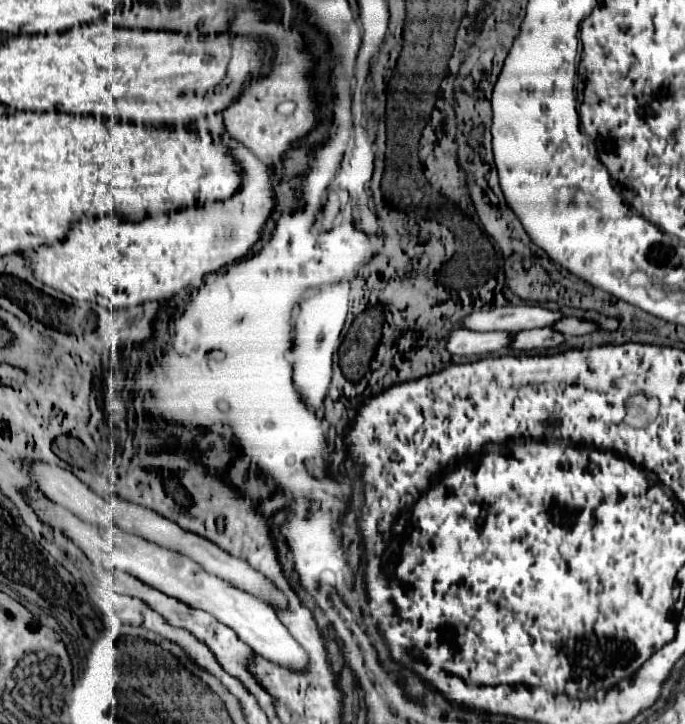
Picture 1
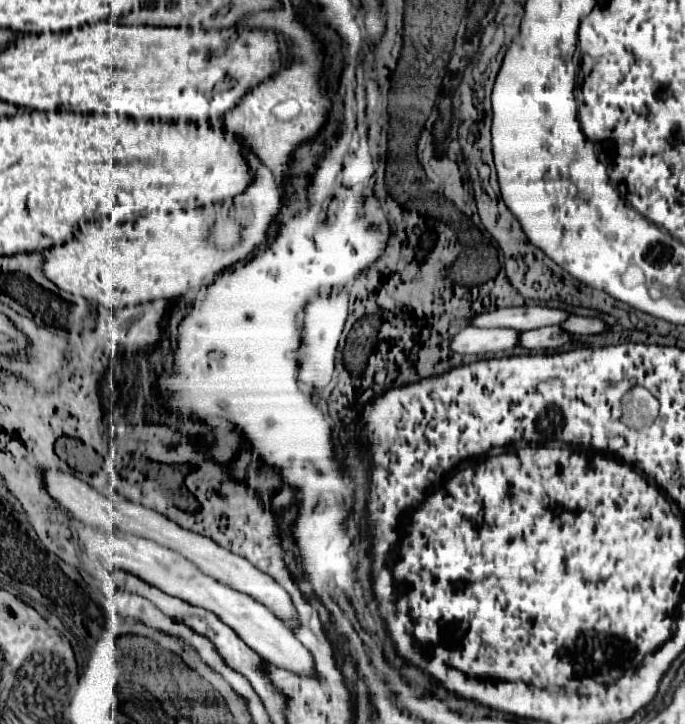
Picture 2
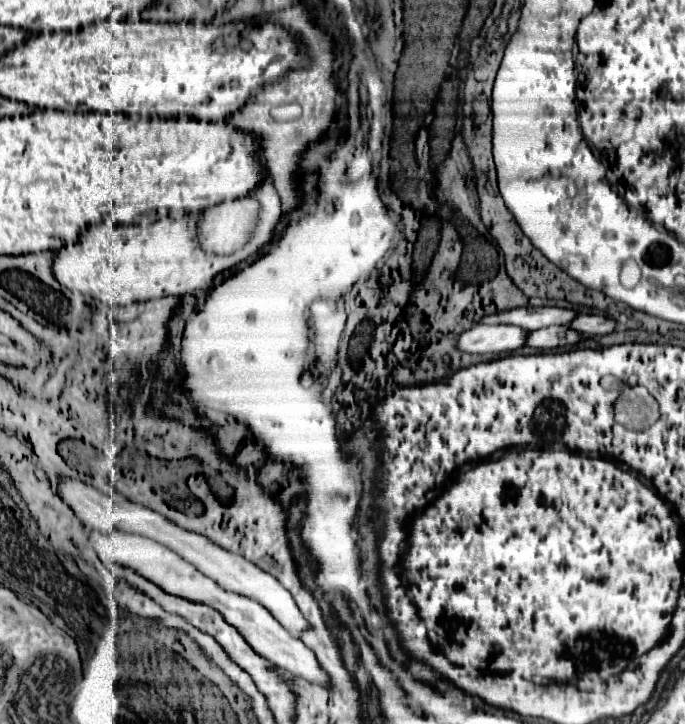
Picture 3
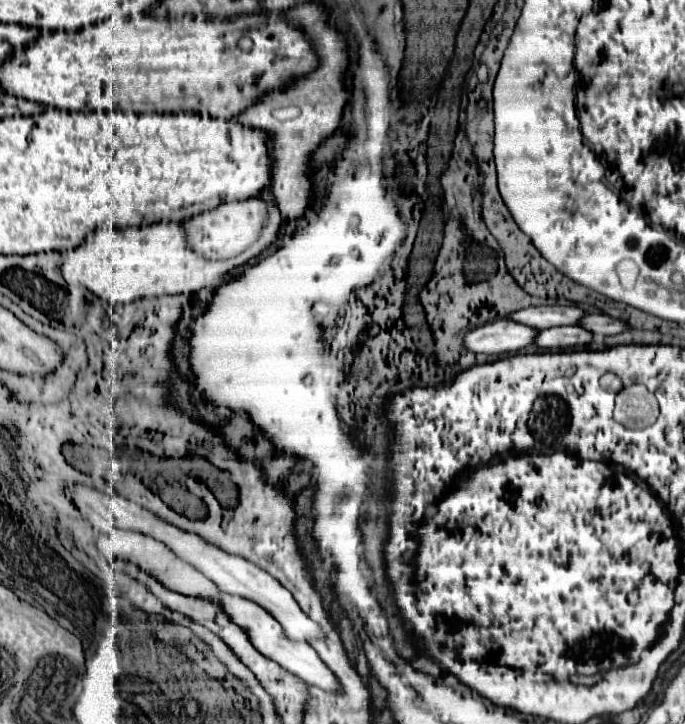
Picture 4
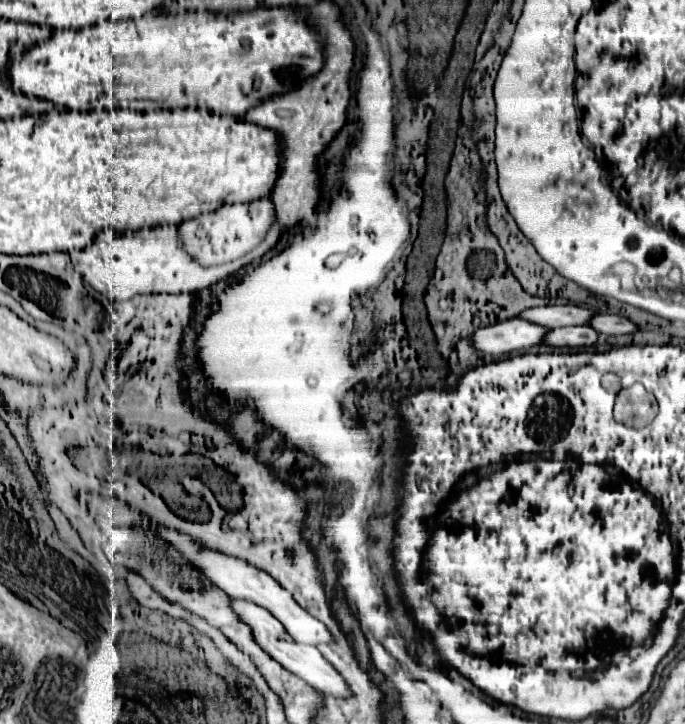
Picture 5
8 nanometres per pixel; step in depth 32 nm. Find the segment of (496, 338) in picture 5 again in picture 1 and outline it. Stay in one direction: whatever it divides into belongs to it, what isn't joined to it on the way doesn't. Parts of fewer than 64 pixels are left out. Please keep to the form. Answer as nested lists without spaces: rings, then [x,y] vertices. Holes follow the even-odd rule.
[[[460,328],[450,334],[448,338],[448,350],[450,354],[458,356],[482,356],[482,354],[494,354],[498,350],[510,348],[512,342],[510,332],[472,332],[468,328]]]

